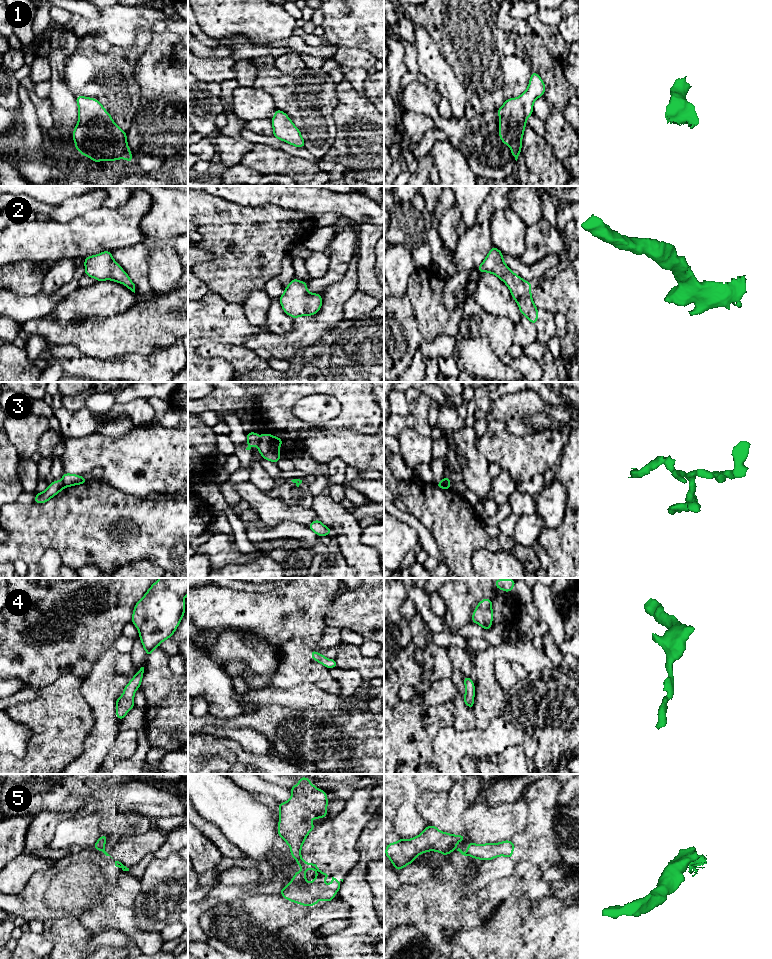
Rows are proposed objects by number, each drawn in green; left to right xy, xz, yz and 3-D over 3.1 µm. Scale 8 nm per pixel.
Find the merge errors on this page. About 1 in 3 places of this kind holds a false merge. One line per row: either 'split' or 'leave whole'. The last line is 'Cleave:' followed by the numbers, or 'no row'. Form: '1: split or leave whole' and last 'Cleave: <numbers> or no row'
1: leave whole
2: leave whole
3: split
4: leave whole
5: split
Cleave: 3, 5

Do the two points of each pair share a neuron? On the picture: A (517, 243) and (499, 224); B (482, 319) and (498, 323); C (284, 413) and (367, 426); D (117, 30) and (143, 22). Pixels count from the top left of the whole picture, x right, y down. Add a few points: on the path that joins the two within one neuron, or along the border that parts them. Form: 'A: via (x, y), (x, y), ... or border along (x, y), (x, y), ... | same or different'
A: via (512, 238), (504, 229) | same
B: via (486, 321), (494, 323) | same
C: via (305, 426), (346, 424) | same
D: via (123, 24), (126, 22), (137, 22) | same

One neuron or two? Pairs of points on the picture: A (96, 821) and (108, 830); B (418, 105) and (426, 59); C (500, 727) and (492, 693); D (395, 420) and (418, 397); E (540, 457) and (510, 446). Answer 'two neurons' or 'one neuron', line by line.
A: two neurons
B: two neurons
C: two neurons
D: two neurons
E: one neuron

